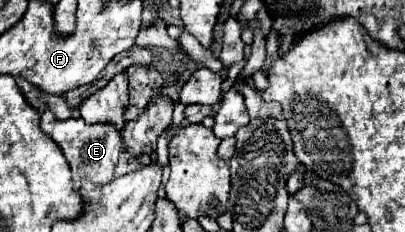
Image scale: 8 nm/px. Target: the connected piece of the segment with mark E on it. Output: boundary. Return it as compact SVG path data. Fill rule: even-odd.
M48 109L40 117L40 129L60 147L64 153L70 169L72 169L72 181L74 189L80 189L80 181L88 179L94 183L110 183L114 177L114 167L118 163L118 155L122 149L120 133L112 125L86 125L82 119L66 119L58 121ZM78 177L78 183L76 179Z

